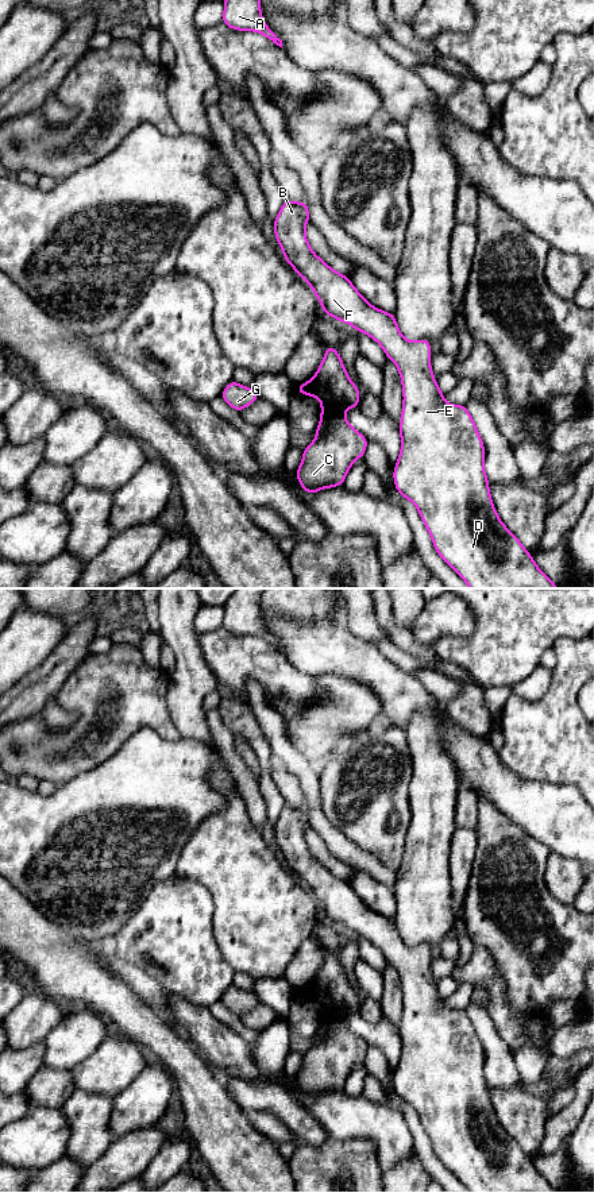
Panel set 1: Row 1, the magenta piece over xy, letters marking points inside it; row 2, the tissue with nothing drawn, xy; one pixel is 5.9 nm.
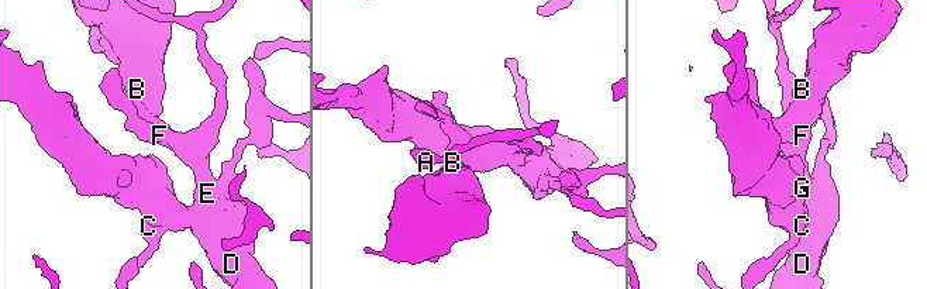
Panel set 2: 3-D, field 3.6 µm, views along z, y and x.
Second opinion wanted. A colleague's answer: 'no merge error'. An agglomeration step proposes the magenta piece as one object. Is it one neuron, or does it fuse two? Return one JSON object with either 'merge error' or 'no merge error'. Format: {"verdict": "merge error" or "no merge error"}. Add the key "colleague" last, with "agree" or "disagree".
{"verdict": "no merge error", "colleague": "agree"}

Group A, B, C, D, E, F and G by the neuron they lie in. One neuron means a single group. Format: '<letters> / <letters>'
A B C D E F G

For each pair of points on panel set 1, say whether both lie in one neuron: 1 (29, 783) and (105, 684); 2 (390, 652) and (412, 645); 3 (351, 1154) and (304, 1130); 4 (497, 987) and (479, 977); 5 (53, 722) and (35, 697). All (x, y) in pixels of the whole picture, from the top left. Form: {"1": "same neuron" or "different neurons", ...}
{"1": "different neurons", "2": "different neurons", "3": "different neurons", "4": "same neuron", "5": "different neurons"}

